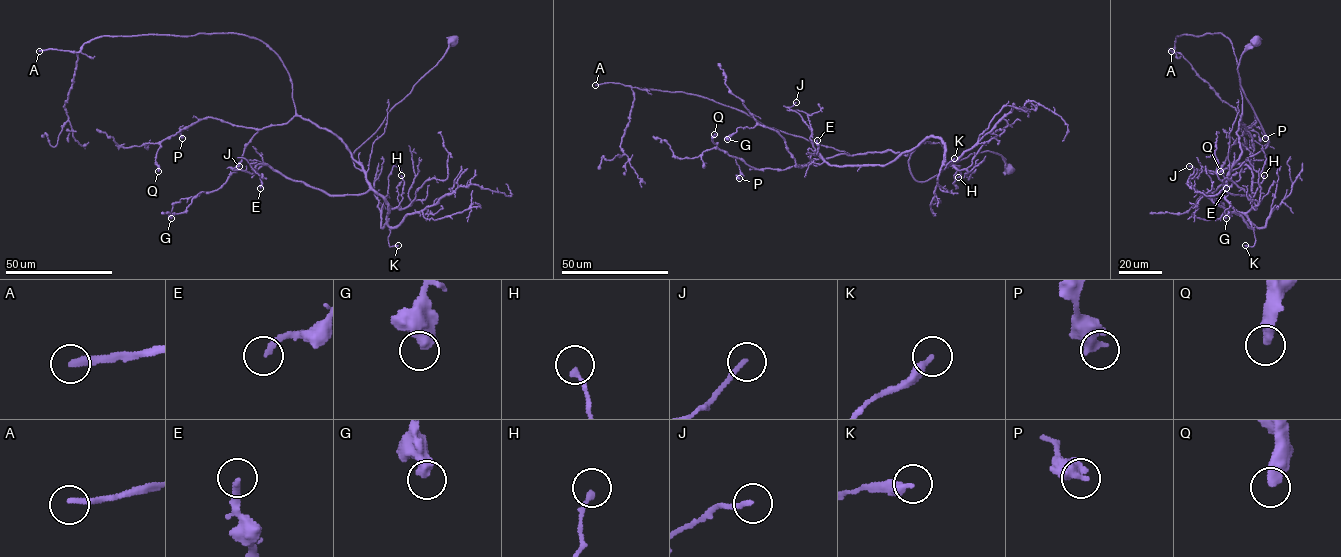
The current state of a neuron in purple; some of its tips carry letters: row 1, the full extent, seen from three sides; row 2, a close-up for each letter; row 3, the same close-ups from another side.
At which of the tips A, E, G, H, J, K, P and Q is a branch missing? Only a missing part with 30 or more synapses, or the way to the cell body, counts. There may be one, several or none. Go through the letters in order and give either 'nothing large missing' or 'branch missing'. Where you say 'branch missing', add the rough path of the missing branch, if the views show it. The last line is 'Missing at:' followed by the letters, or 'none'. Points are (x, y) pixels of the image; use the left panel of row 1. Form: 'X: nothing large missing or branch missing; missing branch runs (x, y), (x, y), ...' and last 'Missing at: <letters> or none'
A: branch missing
E: nothing large missing
G: nothing large missing
H: nothing large missing
J: nothing large missing
K: nothing large missing
P: nothing large missing
Q: nothing large missing
Missing at: A

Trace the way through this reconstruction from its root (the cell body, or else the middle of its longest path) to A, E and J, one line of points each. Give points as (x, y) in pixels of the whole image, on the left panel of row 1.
A: (453, 40), (354, 152), (362, 171), (297, 114), (259, 39), (39, 51)
E: (453, 40), (354, 152), (353, 164), (369, 185), (366, 192), (330, 195), (267, 165), (257, 170), (260, 188)
J: (453, 40), (354, 152), (365, 193), (330, 195), (268, 165), (252, 174), (232, 169), (239, 166)

